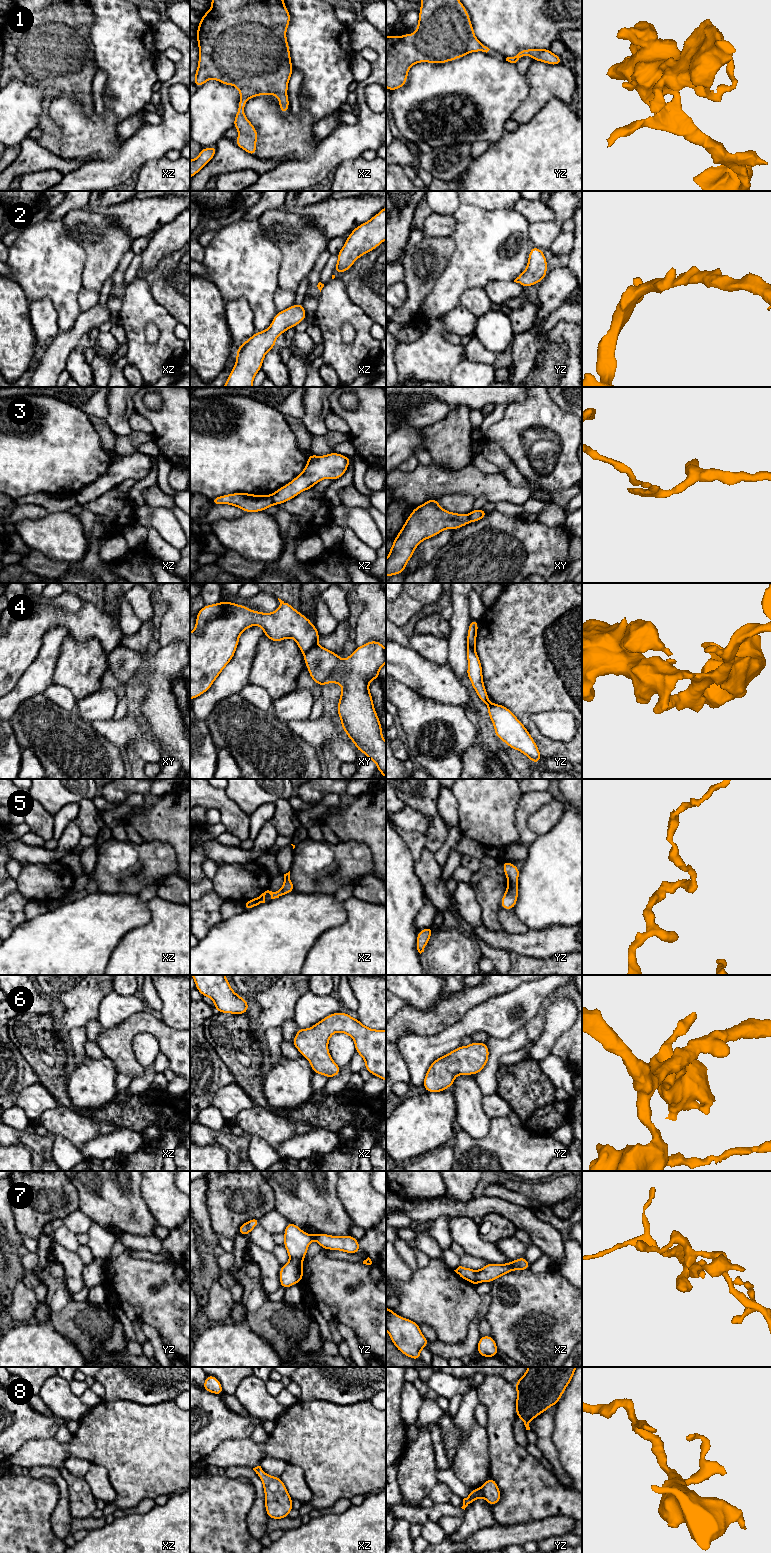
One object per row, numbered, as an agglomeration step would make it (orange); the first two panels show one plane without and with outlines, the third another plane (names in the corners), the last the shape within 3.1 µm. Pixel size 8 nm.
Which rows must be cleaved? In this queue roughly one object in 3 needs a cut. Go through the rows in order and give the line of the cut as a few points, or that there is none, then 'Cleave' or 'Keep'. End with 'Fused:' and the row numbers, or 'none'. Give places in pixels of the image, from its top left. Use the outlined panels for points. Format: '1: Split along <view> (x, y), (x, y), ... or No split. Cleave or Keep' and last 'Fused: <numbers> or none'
1: No split. Keep
2: No split. Keep
3: Split along xz (270, 495), (274, 503). Cleave
4: Split along xy (316, 644), (304, 654). Cleave
5: Split along yz (509, 883), (516, 885). Cleave
6: No split. Keep
7: Split along yz (290, 1257), (295, 1257), (301, 1261). Cleave
8: No split. Keep
Fused: 3, 4, 5, 7

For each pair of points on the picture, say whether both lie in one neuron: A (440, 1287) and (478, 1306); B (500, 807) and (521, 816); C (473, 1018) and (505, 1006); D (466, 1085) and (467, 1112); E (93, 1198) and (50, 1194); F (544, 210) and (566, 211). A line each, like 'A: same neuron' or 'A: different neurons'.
A: same neuron
B: different neurons
C: same neuron
D: same neuron
E: different neurons
F: different neurons

